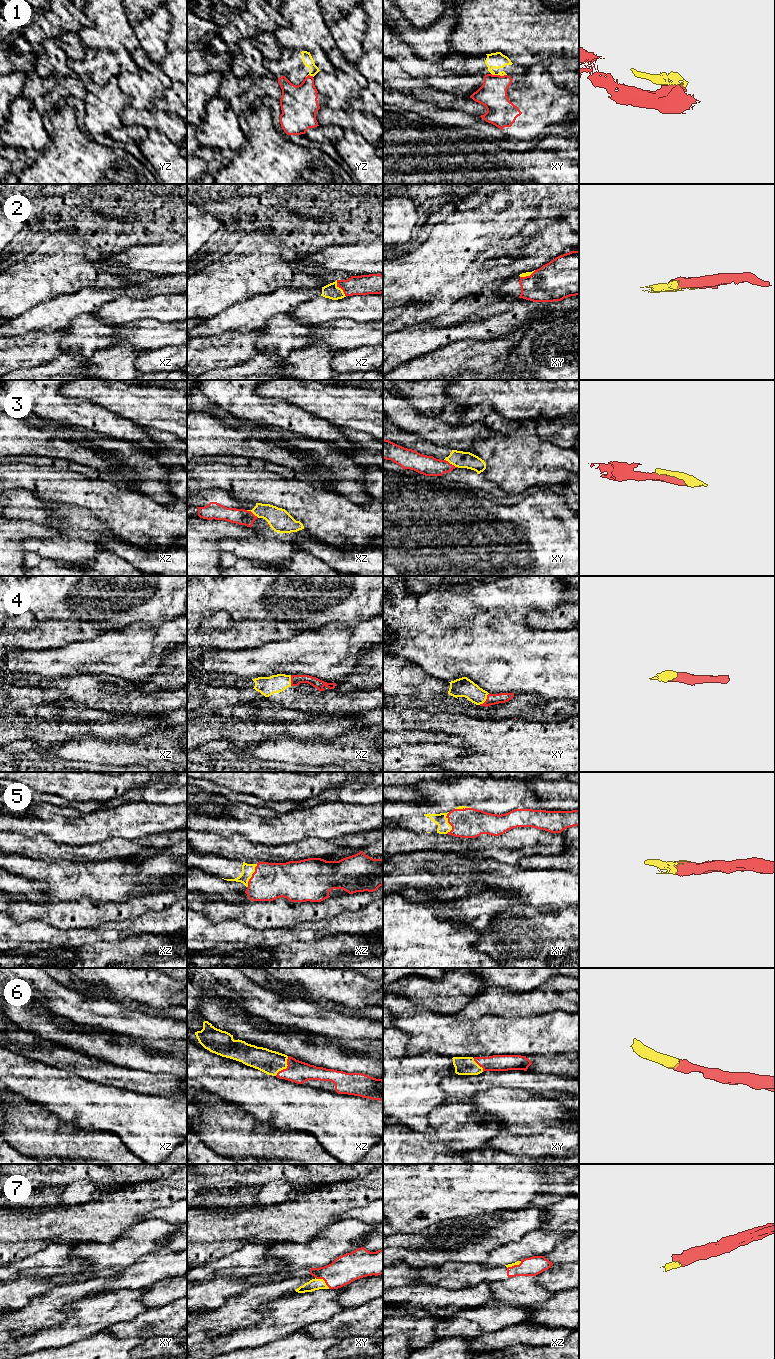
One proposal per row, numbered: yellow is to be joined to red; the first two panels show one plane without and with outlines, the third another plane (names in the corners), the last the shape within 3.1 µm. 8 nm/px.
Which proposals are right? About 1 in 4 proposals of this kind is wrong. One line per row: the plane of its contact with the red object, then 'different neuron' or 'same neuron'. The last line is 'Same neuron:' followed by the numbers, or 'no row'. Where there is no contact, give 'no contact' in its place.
1: meets red in xy; different neuron
2: meets red in xz; same neuron
3: meets red in xy; different neuron
4: meets red in xy; same neuron
5: meets red in xy; same neuron
6: meets red in xz; same neuron
7: meets red in xy; same neuron
Same neuron: 2, 4, 5, 6, 7

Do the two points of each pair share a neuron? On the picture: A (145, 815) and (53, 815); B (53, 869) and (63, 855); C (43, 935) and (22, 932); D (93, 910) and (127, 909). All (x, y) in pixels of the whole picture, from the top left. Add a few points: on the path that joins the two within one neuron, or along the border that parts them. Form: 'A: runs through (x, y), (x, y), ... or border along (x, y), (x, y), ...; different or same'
A: runs through (122, 821), (76, 822); same
B: border along (34, 858), (51, 863), (81, 863); different
C: runs through (38, 932), (27, 932); same
D: runs through (101, 910), (119, 910); same

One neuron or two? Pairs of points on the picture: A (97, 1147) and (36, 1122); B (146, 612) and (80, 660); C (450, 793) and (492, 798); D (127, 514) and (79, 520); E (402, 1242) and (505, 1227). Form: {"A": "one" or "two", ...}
{"A": "one", "B": "two", "C": "one", "D": "two", "E": "one"}

